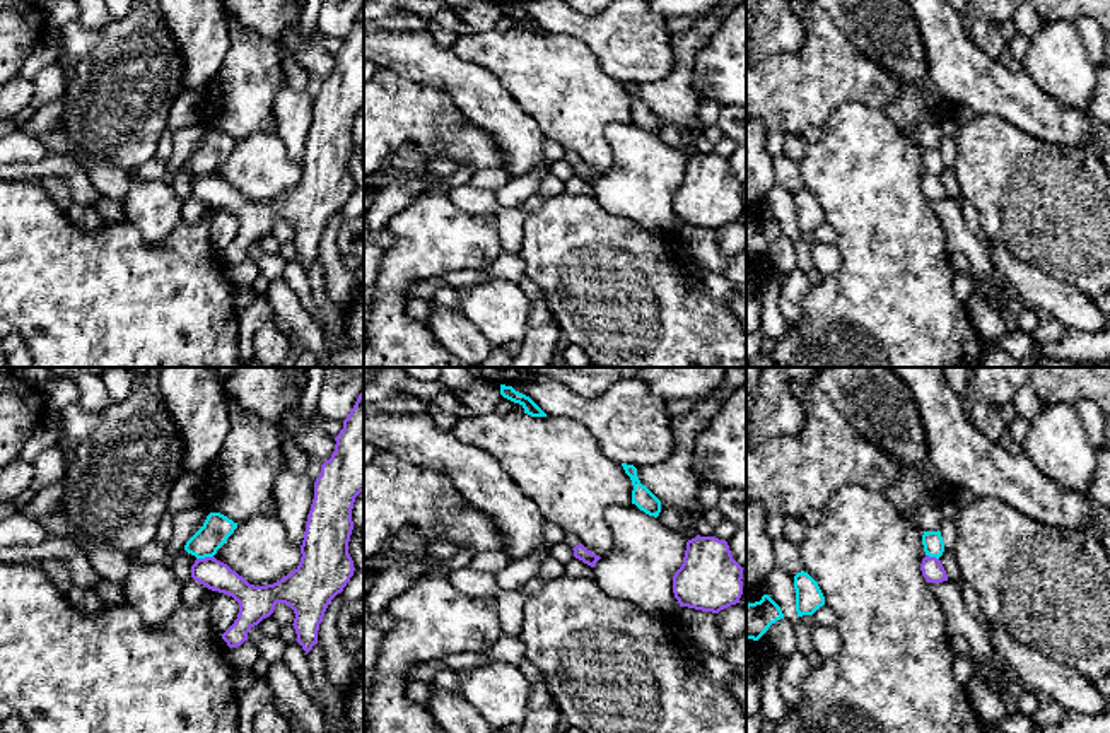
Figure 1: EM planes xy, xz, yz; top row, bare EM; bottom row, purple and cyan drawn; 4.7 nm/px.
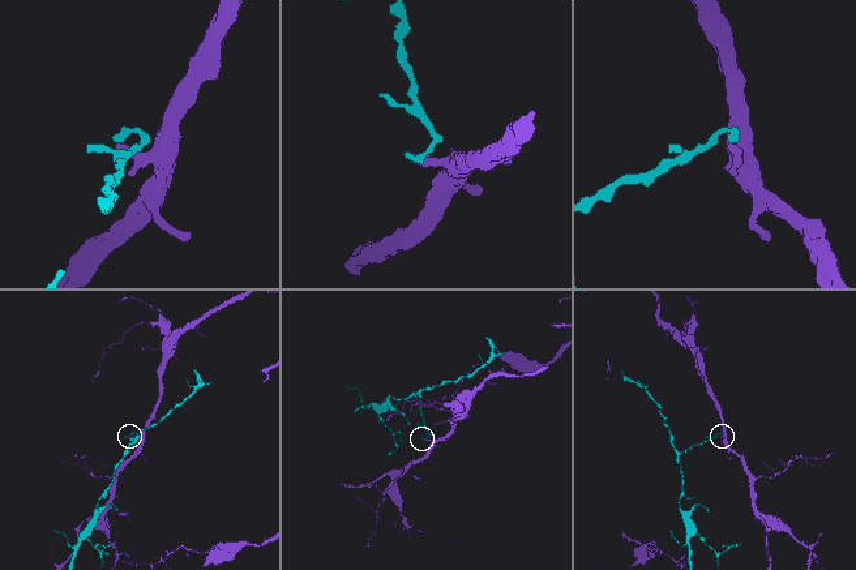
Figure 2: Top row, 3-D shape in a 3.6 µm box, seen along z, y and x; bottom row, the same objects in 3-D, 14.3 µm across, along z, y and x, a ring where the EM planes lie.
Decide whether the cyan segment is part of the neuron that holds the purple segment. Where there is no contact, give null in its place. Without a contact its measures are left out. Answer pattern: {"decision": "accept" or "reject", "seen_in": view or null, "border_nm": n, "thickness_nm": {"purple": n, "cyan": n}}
{"decision": "reject", "seen_in": "xy", "border_nm": 80, "thickness_nm": {"purple": 140, "cyan": 140}}

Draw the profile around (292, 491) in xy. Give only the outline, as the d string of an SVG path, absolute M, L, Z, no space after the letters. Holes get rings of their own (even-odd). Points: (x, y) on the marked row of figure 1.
M287 466L277 475L273 497L277 519L285 526L292 543L301 548L314 499L314 482Z

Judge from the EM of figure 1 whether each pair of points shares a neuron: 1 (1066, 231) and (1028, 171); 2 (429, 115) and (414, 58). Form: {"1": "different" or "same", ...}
{"1": "same", "2": "different"}

